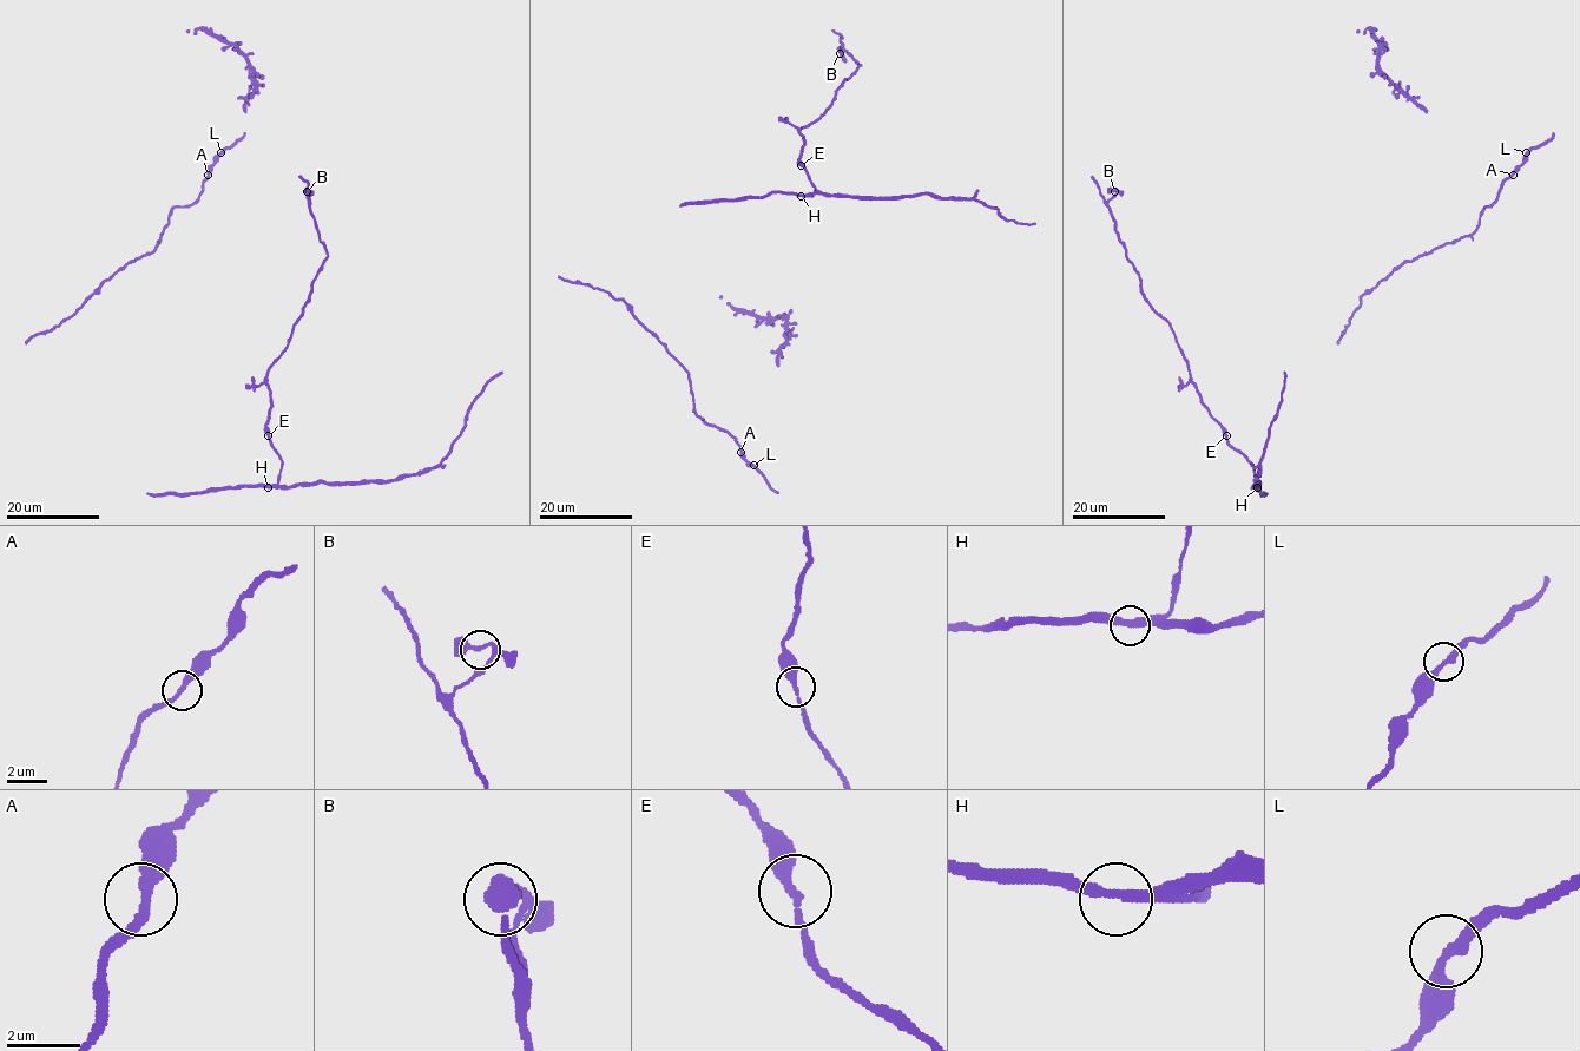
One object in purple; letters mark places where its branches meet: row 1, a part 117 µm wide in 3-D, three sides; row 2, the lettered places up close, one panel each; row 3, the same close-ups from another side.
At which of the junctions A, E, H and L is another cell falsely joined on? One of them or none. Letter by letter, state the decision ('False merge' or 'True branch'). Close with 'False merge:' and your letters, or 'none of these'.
A: True branch
E: True branch
H: True branch
L: True branch
False merge: none of these

